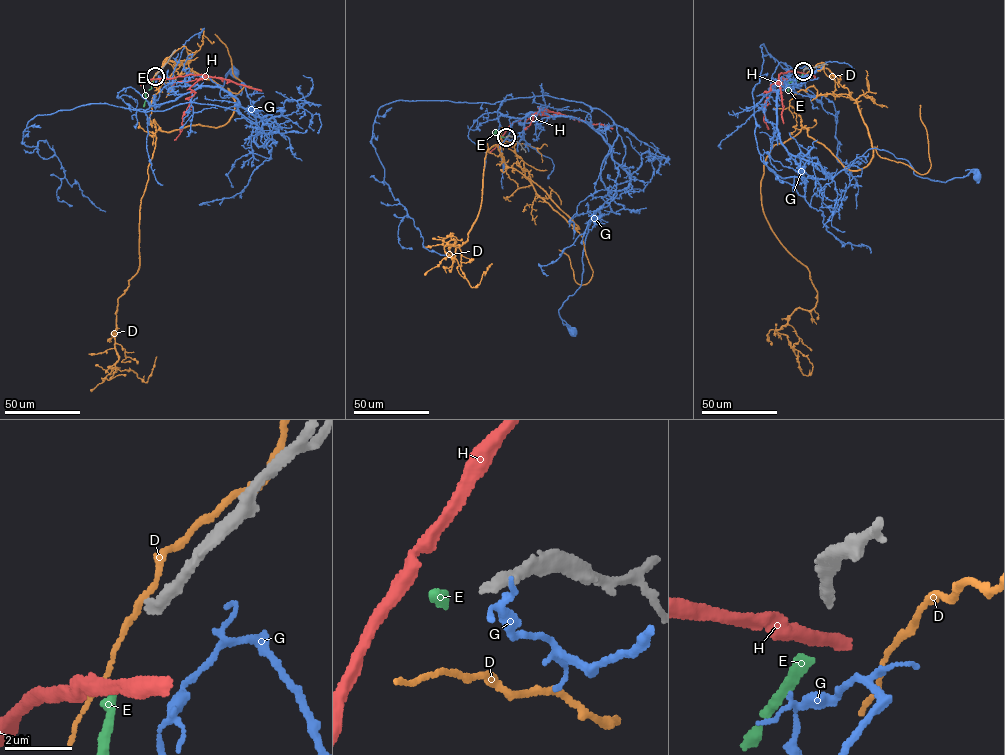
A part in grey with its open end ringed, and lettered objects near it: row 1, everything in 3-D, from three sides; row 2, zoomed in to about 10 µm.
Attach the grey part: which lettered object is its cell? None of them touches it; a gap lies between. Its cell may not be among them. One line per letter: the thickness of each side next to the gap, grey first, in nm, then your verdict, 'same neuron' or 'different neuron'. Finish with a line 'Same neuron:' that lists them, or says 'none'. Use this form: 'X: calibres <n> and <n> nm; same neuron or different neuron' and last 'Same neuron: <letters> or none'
D: calibres 280 and 160 nm; different neuron
E: calibres 280 and 320 nm; same neuron
G: calibres 280 and 200 nm; different neuron
H: calibres 280 and 340 nm; different neuron
Same neuron: E

